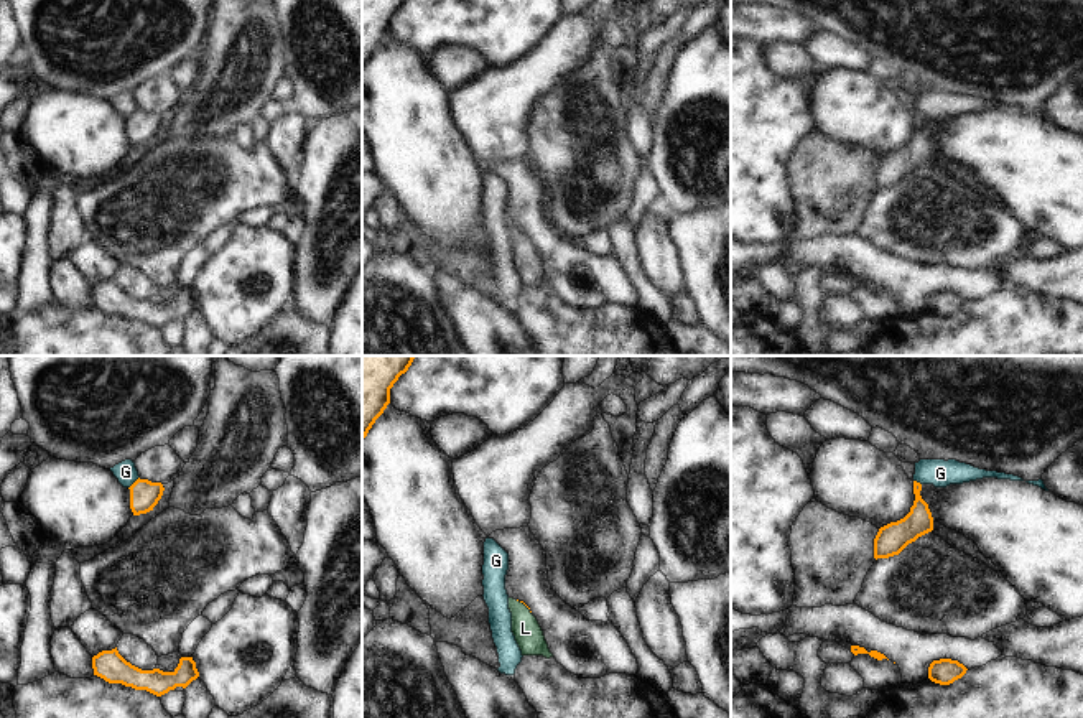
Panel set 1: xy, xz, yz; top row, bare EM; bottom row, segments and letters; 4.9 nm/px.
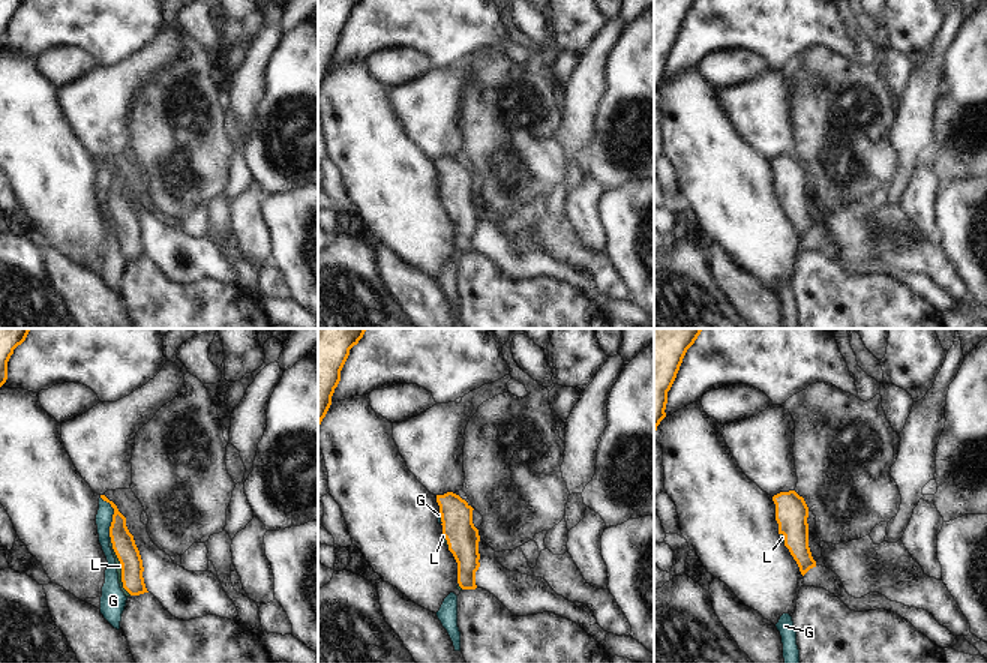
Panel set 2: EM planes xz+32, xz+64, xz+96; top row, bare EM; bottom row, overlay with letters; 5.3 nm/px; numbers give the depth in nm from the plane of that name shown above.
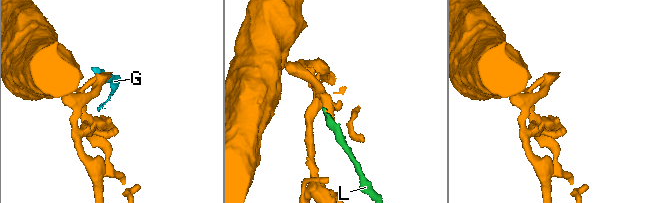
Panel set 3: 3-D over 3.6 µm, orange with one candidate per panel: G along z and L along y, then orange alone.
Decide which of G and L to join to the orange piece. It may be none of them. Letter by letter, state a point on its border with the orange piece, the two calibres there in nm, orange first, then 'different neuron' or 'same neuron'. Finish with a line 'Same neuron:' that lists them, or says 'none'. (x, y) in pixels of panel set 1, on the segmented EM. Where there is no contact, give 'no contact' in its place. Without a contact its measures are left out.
G: xy (134, 483) | 140/110 nm | different neuron
L: xz (524, 603) | 20/140 nm | same neuron
Same neuron: L

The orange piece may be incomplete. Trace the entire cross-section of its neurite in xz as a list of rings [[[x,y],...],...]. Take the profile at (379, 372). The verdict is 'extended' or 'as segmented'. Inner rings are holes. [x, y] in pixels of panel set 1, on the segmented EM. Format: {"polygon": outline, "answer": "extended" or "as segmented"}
{"polygon": [[[362,356],[362,441],[390,403],[390,389],[415,356]]], "answer": "as segmented"}

